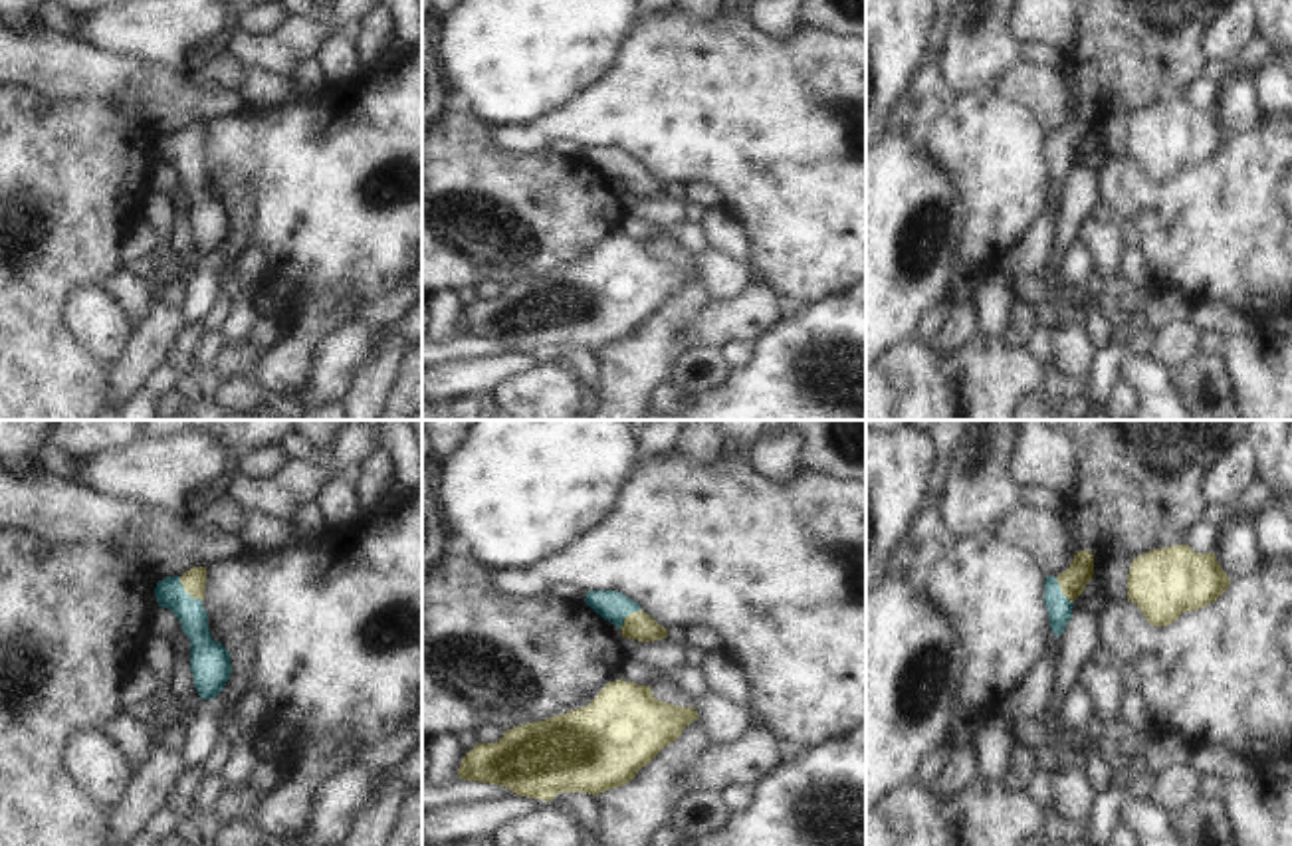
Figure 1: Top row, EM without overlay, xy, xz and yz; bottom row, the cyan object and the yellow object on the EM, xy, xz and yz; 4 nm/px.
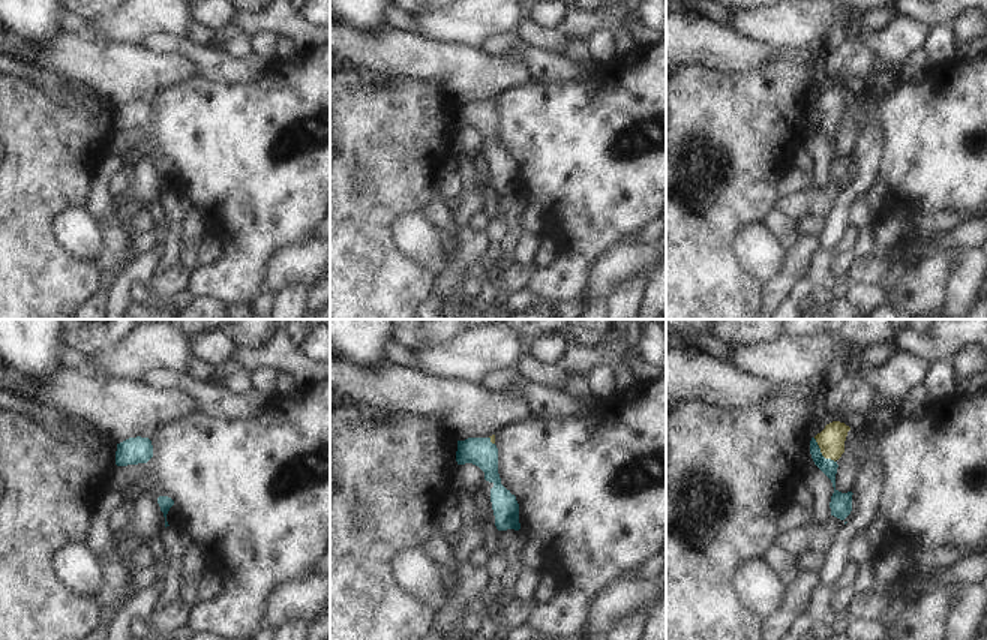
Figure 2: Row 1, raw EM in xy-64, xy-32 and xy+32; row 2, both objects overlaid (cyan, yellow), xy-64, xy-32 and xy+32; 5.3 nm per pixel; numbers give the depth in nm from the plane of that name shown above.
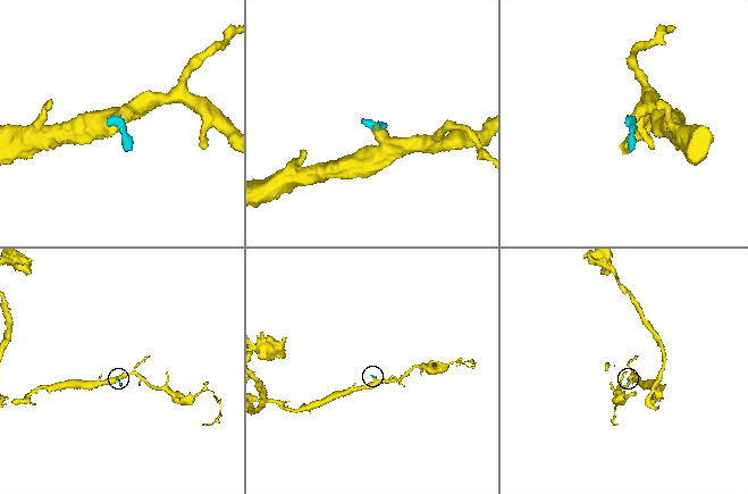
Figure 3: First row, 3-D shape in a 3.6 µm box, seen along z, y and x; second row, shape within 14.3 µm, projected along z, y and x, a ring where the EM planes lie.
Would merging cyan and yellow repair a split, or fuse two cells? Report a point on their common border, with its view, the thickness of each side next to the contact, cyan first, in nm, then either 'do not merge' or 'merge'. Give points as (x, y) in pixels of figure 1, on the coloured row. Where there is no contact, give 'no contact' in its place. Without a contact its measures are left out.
meets cyan in xy at (185, 591); 120 nm thick on the cyan side, 100 nm on the other; merge

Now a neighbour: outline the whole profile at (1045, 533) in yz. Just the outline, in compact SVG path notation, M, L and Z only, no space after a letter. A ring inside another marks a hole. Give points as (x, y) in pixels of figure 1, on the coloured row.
M1019 505L993 527L993 533L1026 549L1046 577L1064 573L1076 555L1072 525L1064 511Z

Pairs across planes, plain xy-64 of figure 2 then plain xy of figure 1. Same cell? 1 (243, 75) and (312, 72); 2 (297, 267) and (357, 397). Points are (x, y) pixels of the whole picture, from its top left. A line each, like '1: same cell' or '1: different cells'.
1: different cells
2: different cells

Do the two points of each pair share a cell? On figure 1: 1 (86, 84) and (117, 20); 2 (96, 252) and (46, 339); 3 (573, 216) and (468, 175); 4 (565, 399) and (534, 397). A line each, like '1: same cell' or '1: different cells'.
1: different cells
2: same cell
3: same cell
4: same cell

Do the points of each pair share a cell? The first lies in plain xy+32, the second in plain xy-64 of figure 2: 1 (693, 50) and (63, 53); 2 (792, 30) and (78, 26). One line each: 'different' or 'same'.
1: same
2: different

